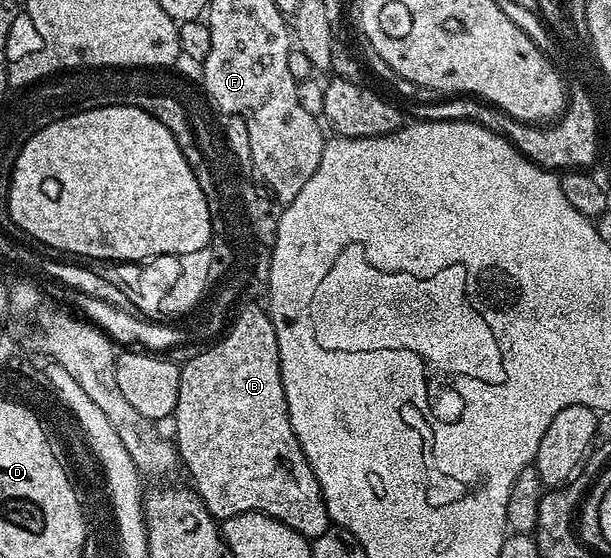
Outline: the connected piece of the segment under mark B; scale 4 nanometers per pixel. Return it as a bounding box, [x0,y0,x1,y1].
[171,304,331,538]

